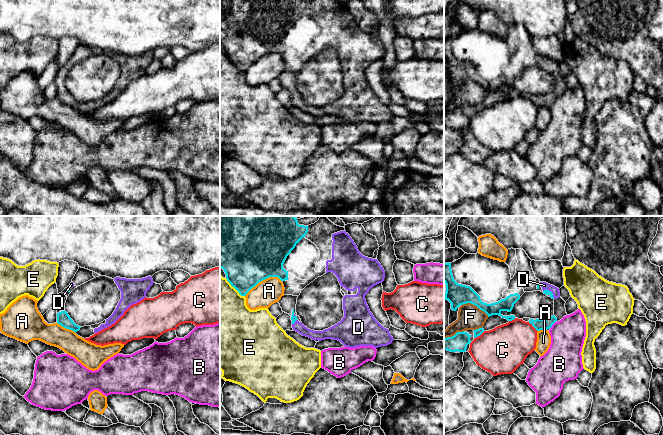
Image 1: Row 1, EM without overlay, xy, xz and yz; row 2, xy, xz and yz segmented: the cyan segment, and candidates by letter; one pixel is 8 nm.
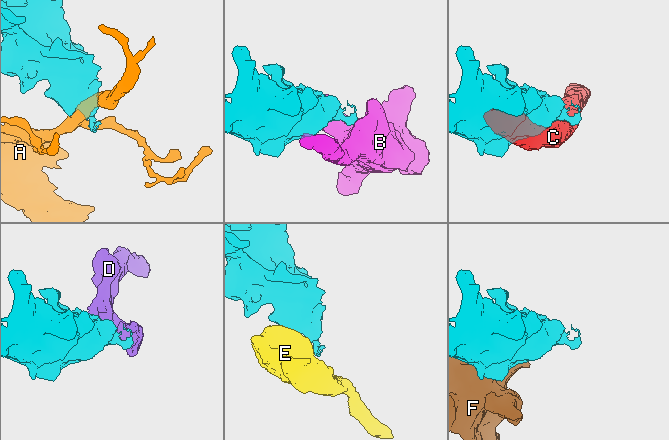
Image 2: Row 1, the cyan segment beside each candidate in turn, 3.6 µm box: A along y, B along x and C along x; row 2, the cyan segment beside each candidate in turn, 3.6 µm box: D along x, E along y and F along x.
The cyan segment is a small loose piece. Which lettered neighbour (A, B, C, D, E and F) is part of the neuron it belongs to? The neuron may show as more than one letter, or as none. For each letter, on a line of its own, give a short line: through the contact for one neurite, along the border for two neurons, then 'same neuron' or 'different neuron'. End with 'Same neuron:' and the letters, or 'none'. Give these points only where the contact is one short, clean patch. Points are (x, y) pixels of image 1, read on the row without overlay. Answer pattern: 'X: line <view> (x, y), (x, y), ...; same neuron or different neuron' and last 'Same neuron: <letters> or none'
A: different neuron
B: line yz (555, 97), (549, 104); different neuron
C: different neuron
D: same neuron
E: line xz (225, 54), (244, 72); different neuron
F: different neuron
Same neuron: D

